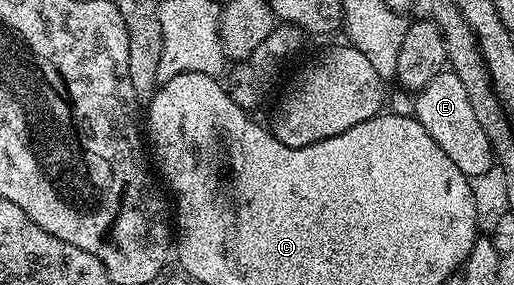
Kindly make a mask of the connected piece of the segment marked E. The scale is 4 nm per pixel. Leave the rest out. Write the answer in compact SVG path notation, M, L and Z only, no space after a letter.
M443 70L436 78L432 78L432 82L421 88L413 100L414 119L424 126L424 130L428 130L428 134L432 134L432 142L436 142L436 146L440 146L440 150L444 150L444 154L448 154L448 158L460 166L465 176L480 178L485 171L495 167L494 151L488 142L488 134L484 134L484 126L480 126L472 111L472 102L468 102L468 93L452 70Z

